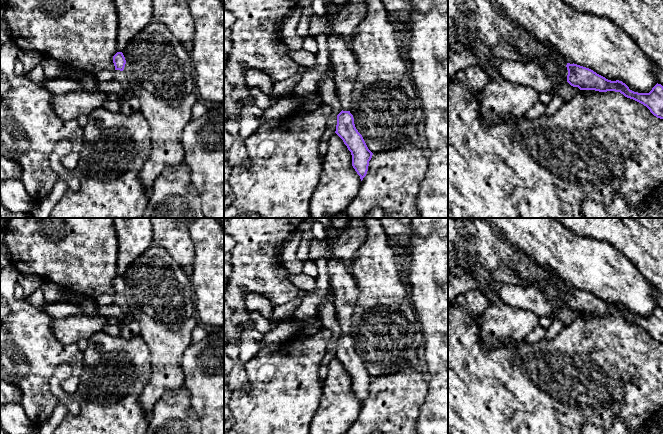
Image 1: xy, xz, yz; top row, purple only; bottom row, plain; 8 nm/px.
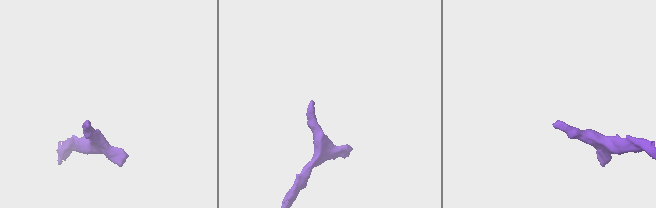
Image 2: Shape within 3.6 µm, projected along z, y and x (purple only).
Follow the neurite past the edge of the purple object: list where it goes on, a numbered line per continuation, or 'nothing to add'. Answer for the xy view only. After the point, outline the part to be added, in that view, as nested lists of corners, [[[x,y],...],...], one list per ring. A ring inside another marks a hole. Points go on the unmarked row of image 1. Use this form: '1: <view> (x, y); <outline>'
1: xy (119, 300); [[[114,294],[113,297],[114,304],[116,304],[121,309],[121,312],[124,316],[127,316],[130,310],[124,295]]]

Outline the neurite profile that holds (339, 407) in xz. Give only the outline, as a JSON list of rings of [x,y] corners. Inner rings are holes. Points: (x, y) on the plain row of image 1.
[[[334,357],[324,380],[319,407],[313,416],[310,434],[346,434],[361,409],[352,390],[352,379],[343,364]]]

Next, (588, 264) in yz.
[[[479,218],[523,250],[534,262],[551,269],[574,288],[589,292],[611,305],[622,305],[630,314],[649,317],[657,308],[649,283],[611,244],[582,236],[554,218]]]

